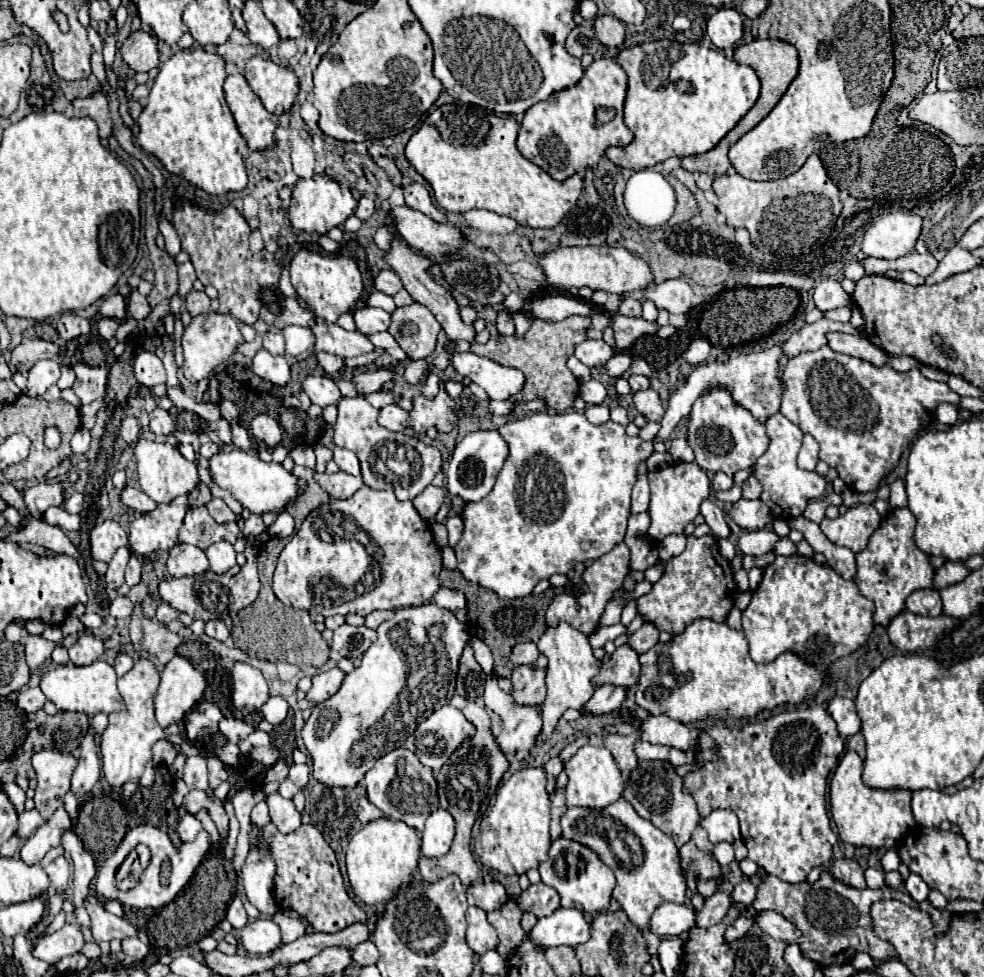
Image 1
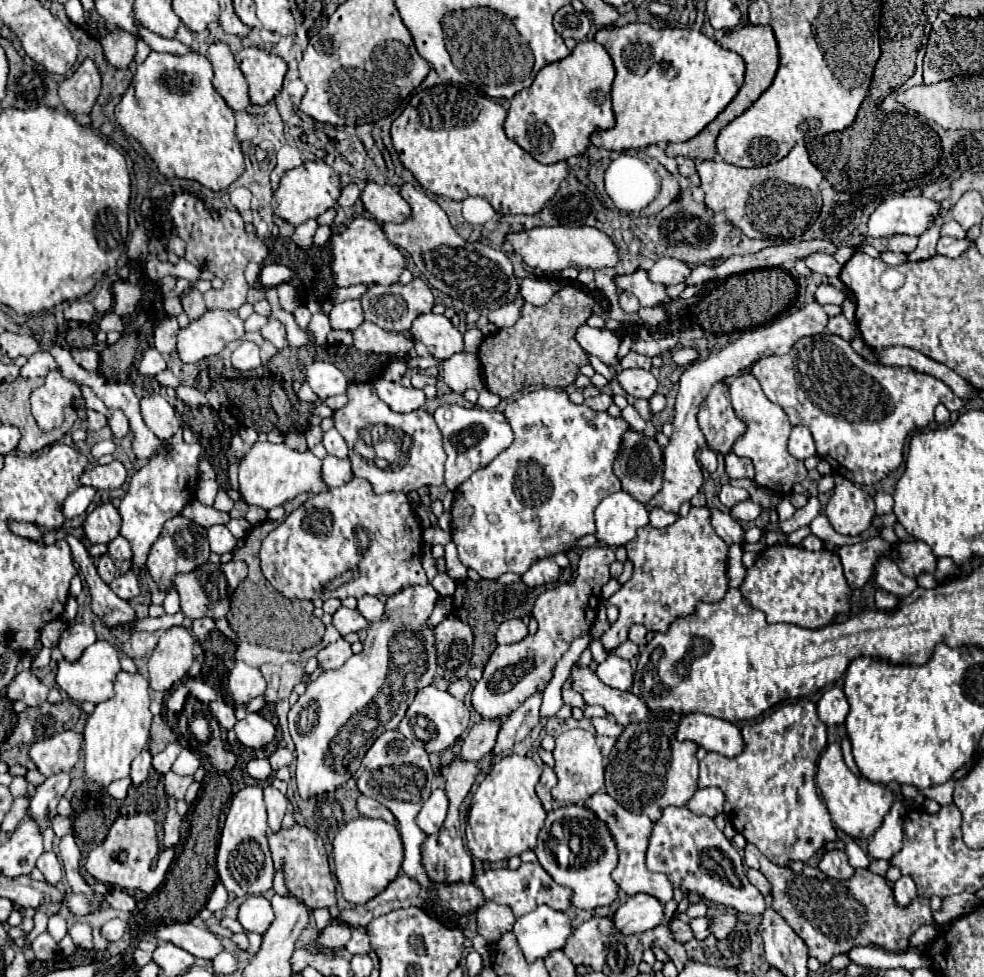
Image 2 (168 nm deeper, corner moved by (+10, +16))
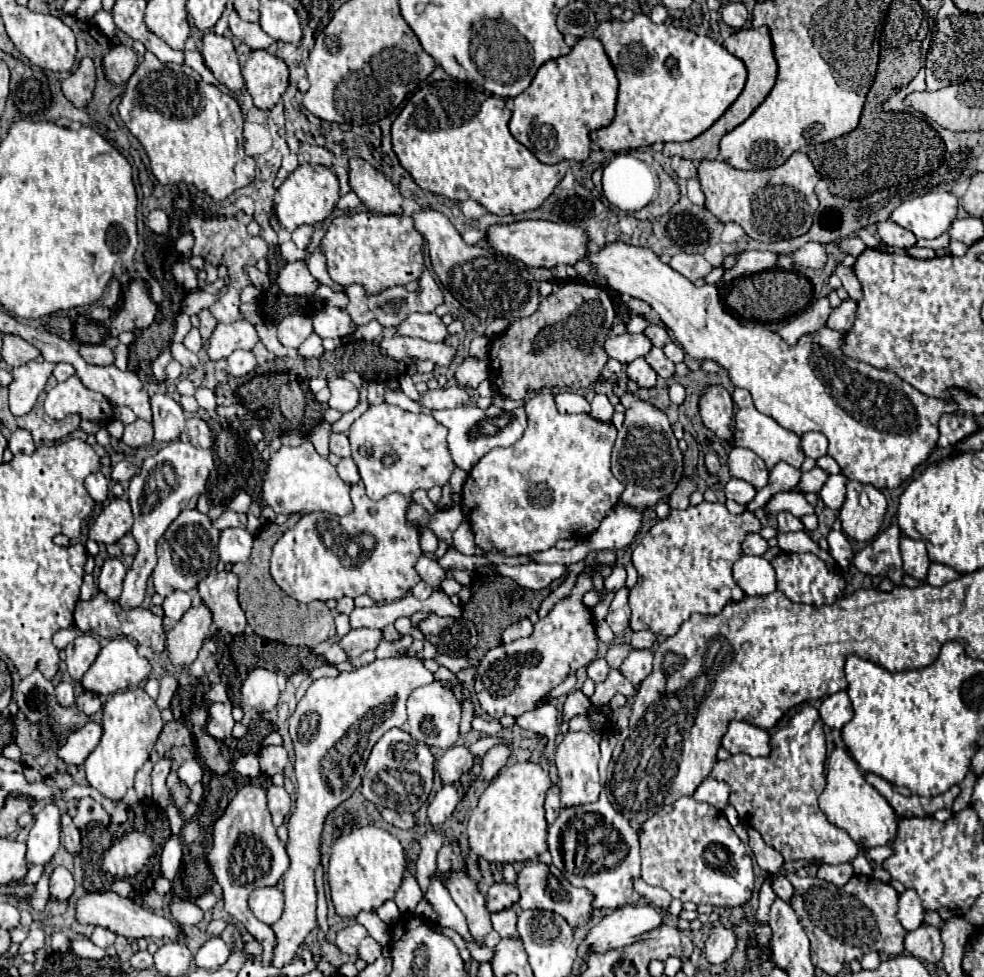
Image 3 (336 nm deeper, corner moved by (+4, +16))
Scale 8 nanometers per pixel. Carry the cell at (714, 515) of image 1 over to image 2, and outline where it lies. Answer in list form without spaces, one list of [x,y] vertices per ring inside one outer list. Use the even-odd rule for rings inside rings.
[[[709,506],[713,510],[713,516],[711,516],[711,524],[713,528],[717,530],[717,534],[727,542],[727,544],[739,544],[743,546],[745,544],[745,532],[741,528],[741,524],[737,520],[733,520],[727,512],[721,512],[713,506]]]

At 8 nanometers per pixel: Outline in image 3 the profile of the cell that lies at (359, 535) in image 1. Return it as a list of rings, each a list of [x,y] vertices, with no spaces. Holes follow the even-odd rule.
[[[363,484],[351,486],[353,510],[347,516],[337,516],[329,512],[309,512],[303,514],[301,520],[283,532],[283,536],[273,546],[271,556],[271,576],[279,584],[279,588],[295,598],[297,602],[313,602],[313,600],[329,600],[329,598],[357,598],[361,594],[371,596],[377,604],[393,602],[409,594],[409,590],[421,582],[421,576],[415,570],[415,564],[421,556],[419,546],[419,528],[411,520],[407,520],[409,500],[403,494],[389,494],[381,500],[371,500],[365,494]]]

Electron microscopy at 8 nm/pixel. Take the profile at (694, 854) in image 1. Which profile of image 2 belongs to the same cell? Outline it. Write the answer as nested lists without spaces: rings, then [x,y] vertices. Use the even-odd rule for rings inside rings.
[[[667,806],[661,814],[661,818],[653,824],[651,836],[649,836],[649,848],[647,848],[647,868],[651,872],[663,872],[669,876],[673,888],[679,888],[683,894],[693,892],[699,894],[701,900],[709,900],[713,904],[723,904],[727,908],[735,908],[737,912],[745,914],[763,914],[765,910],[765,898],[763,894],[747,880],[747,872],[743,866],[743,858],[739,856],[737,848],[731,844],[731,840],[725,838],[725,834],[715,826],[715,820],[709,816],[699,816],[691,812],[687,806]]]

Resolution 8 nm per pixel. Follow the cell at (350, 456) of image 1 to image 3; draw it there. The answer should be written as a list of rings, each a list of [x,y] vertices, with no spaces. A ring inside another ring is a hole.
[[[331,434],[331,440],[329,440],[329,450],[331,450],[333,454],[337,454],[339,458],[351,456],[349,438],[347,438],[345,434]]]

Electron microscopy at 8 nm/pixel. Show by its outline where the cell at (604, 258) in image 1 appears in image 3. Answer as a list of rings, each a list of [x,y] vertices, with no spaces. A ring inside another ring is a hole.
[[[521,220],[507,226],[491,226],[487,232],[487,242],[499,252],[537,268],[555,268],[559,264],[575,266],[589,252],[589,236],[585,230],[571,224],[557,224],[547,220]]]

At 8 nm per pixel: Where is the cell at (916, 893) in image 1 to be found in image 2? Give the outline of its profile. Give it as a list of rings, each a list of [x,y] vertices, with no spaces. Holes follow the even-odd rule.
[[[901,876],[895,884],[893,884],[893,894],[895,894],[895,902],[905,908],[911,904],[911,900],[917,896],[915,890],[915,882],[909,876]]]

